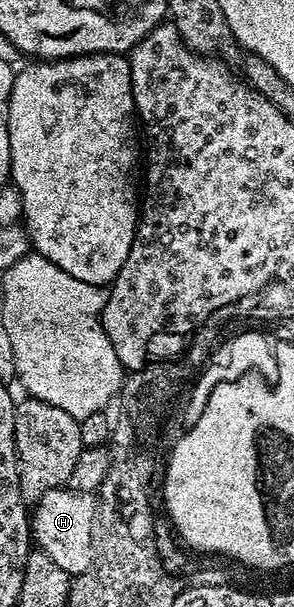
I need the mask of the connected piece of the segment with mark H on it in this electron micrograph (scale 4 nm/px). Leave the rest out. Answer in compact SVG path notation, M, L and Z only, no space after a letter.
M62 487L47 491L35 503L31 513L31 537L40 552L51 555L63 571L71 575L90 572L93 561L93 524L99 514L99 501L93 493L80 493L78 489Z

